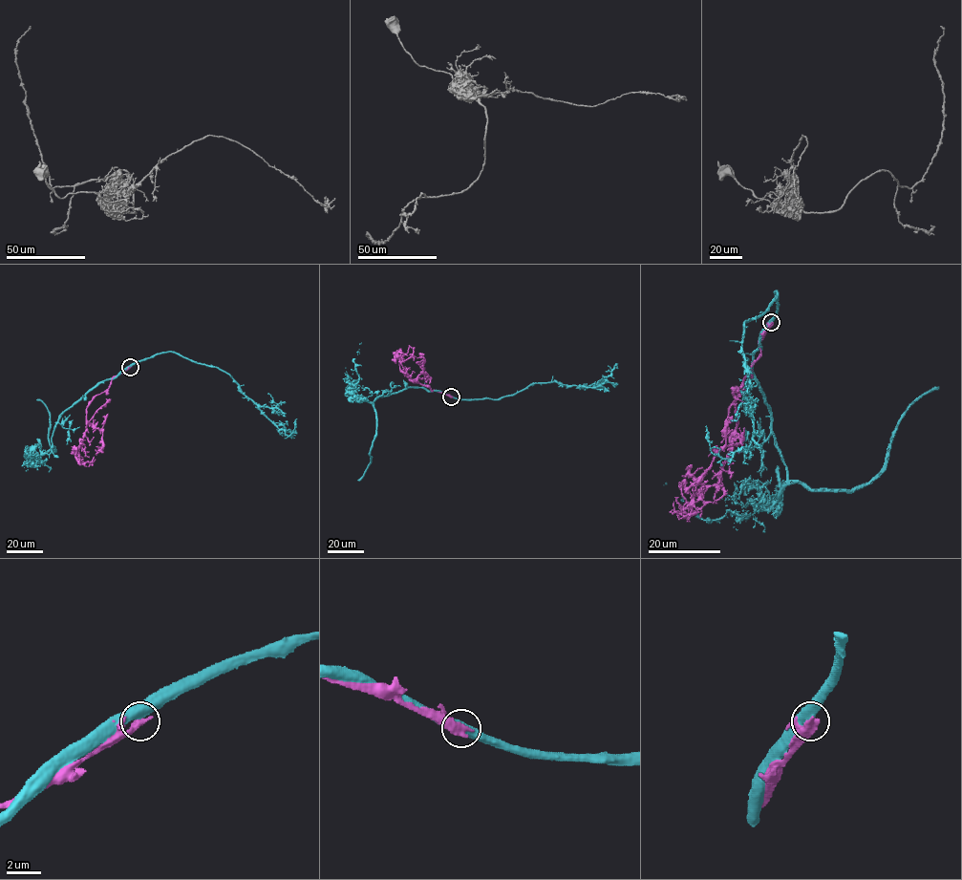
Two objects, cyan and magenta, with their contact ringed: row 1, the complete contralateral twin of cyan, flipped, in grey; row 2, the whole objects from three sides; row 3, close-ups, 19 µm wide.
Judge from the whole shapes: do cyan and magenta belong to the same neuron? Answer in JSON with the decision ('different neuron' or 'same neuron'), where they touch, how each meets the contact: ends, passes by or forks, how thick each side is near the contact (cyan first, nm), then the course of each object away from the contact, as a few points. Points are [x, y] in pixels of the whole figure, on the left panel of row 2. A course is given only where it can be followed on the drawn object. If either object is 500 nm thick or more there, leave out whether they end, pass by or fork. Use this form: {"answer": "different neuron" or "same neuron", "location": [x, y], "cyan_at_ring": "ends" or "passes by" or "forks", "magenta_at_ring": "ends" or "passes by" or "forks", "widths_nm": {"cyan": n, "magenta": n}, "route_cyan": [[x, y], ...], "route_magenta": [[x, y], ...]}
{"answer": "different neuron", "location": [130, 367], "widths_nm": {"cyan": 480, "magenta": 500}, "route_cyan": [[130, 367], [100, 381], [62, 414], [52, 446], [32, 456], [31, 461], [38, 462], [33, 465], [40, 448]], "route_magenta": [[130, 367], [115, 375], [87, 408], [78, 453], [84, 461], [92, 463], [94, 457]]}

